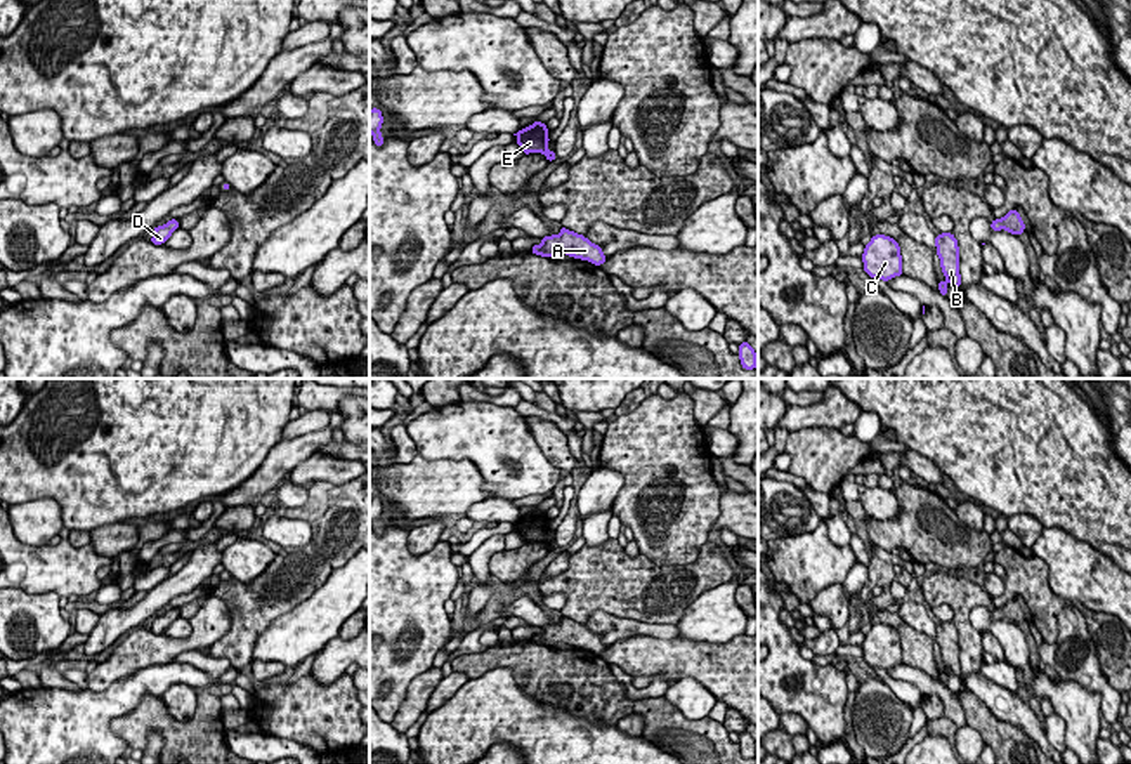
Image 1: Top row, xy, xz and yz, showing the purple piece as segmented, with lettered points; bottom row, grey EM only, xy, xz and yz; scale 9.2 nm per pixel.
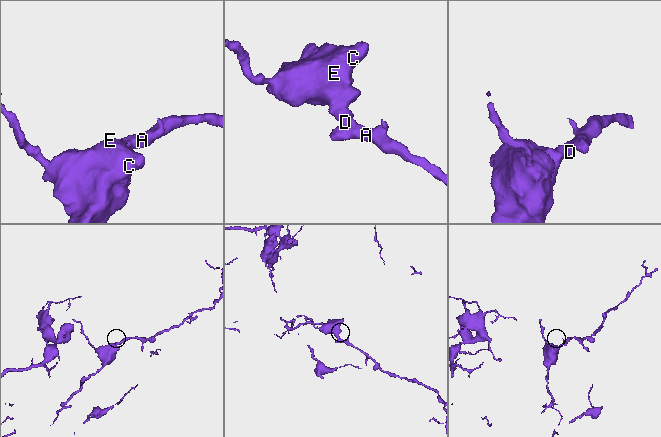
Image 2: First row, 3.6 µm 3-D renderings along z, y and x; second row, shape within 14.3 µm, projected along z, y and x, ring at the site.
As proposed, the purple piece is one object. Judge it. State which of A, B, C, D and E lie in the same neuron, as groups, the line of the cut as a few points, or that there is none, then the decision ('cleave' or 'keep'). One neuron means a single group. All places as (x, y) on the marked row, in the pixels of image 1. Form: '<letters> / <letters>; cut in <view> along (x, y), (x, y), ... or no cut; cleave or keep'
A B C D E; no cut; keep

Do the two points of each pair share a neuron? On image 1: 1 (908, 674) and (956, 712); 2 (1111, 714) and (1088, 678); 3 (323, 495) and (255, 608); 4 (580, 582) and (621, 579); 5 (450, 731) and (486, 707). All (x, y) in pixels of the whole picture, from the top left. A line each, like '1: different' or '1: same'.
1: same
2: same
3: same
4: same
5: same

